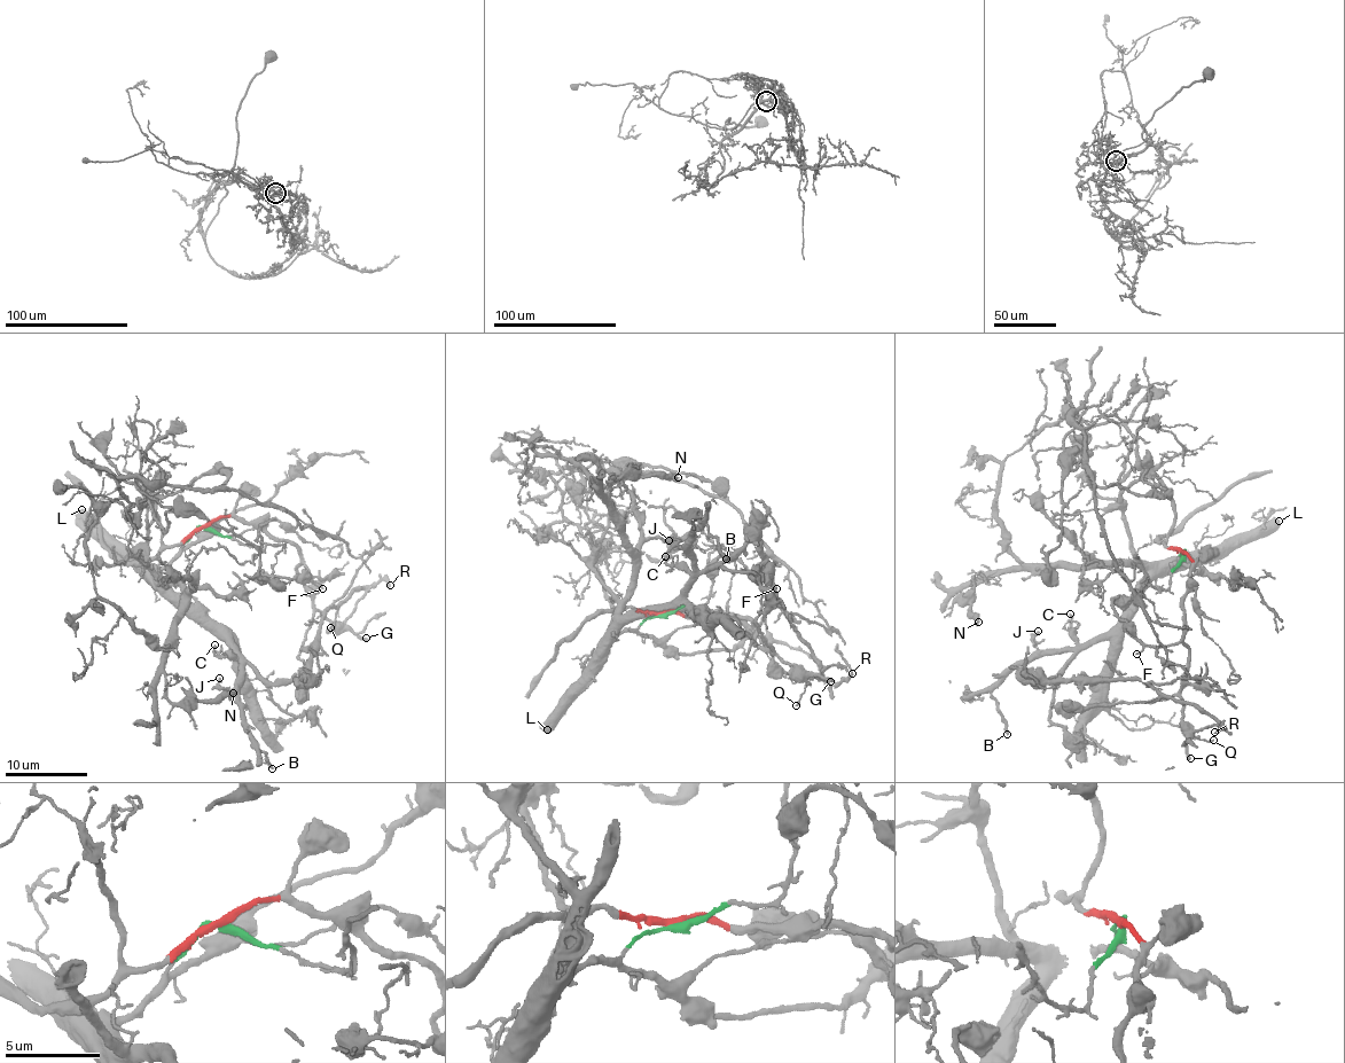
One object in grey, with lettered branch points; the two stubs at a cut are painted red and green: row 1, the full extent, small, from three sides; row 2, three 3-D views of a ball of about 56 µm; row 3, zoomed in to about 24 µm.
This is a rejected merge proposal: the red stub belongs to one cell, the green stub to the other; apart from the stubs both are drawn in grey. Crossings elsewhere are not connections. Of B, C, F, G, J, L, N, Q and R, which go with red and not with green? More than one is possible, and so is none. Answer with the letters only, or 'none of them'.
F, G, Q, R

